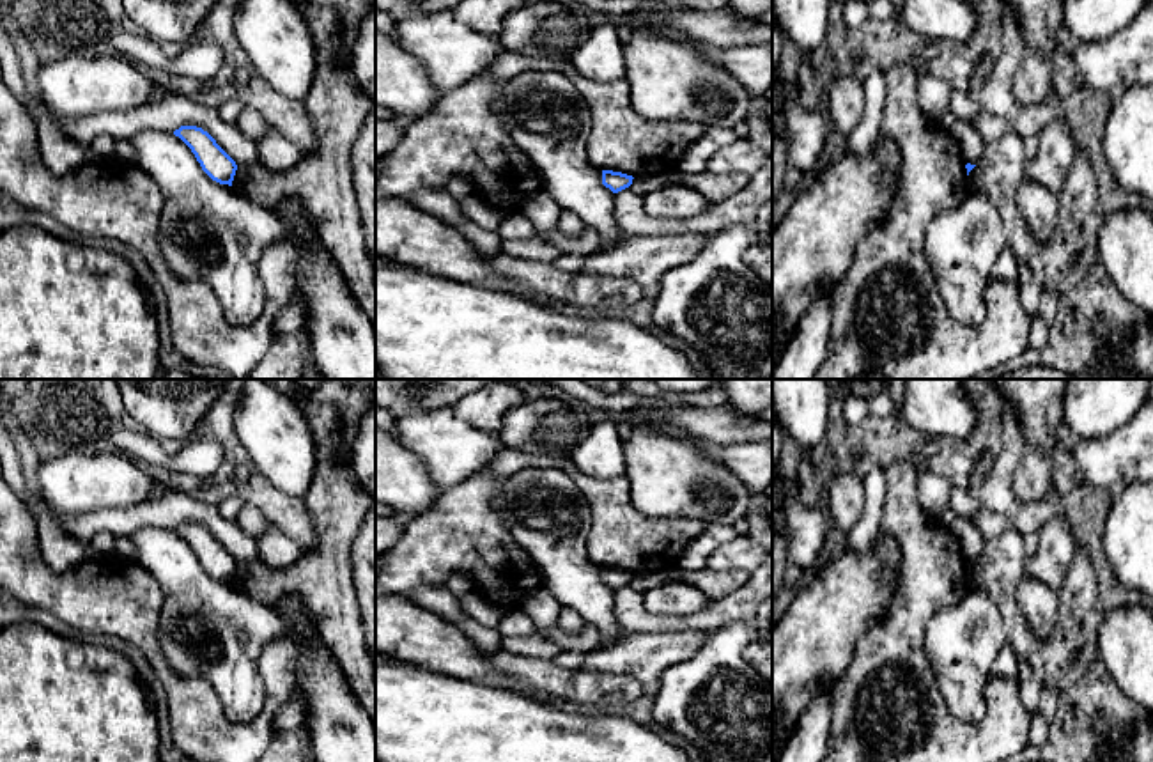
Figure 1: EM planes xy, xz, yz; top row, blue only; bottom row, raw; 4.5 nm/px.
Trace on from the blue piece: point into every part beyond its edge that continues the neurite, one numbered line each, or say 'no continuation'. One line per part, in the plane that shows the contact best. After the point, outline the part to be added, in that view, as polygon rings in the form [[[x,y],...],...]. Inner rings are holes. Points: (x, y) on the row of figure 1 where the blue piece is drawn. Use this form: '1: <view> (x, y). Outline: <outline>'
no continuation

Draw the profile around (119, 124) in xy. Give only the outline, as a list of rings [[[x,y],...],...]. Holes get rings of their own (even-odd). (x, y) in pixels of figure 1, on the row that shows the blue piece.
[[[179,94],[158,105],[143,105],[129,112],[104,112],[76,121],[62,121],[55,115],[53,119],[81,147],[89,147],[97,135],[110,135],[119,140],[129,138],[142,129],[174,133],[181,126],[197,126],[207,131],[237,167],[248,167],[259,161],[257,142],[248,140],[236,122],[225,122],[220,117],[220,110]]]

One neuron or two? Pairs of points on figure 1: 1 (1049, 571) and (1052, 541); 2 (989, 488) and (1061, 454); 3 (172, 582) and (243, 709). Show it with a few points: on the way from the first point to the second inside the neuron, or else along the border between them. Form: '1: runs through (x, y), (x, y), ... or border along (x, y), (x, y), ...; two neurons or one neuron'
1: runs through (1051, 564), (1052, 548); one neuron
2: runs through (1015, 511), (1038, 511), (1060, 489), (1061, 481); one neuron
3: runs through (206, 605), (206, 612), (224, 631), (234, 674); one neuron

